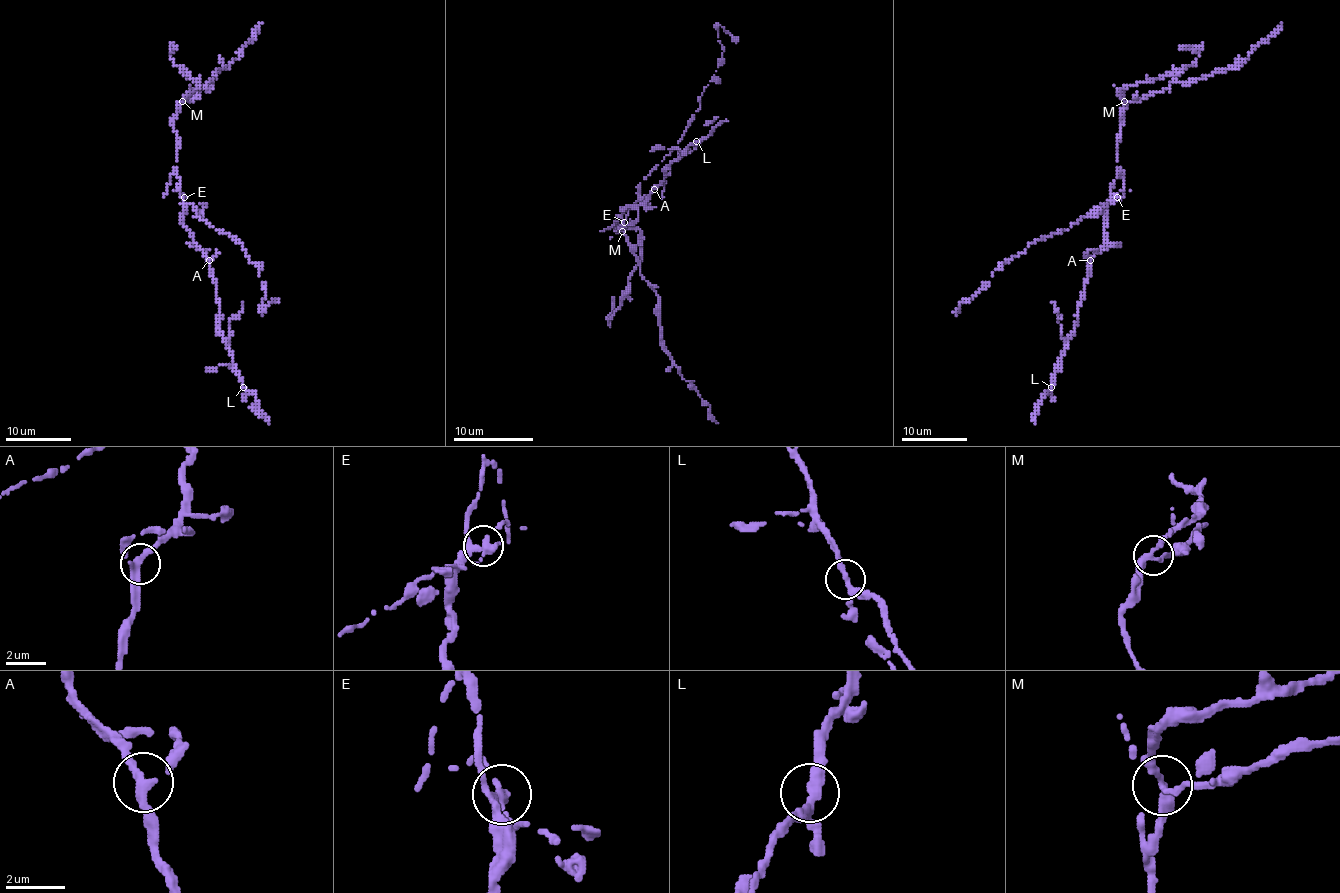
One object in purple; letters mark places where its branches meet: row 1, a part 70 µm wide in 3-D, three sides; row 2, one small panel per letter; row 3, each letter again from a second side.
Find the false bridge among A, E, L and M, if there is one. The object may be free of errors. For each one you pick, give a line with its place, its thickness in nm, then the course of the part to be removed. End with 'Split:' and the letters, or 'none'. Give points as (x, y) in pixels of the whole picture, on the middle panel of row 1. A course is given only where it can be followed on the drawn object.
E: Place: (624, 222). Thickness 280 nm. Course of the part to remove: (624, 221), (638, 197), (638, 185), (676, 147), (700, 107), (724, 49), (718, 41), (720, 25), (738, 41)
Split: E

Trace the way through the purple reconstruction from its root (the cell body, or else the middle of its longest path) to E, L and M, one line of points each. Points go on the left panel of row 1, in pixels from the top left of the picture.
E: (178, 178), (179, 195), (184, 196)
L: (178, 178), (182, 200), (182, 224), (207, 259), (220, 306), (219, 331), (243, 387)
M: (178, 178), (176, 154), (179, 140), (173, 117), (182, 101)

